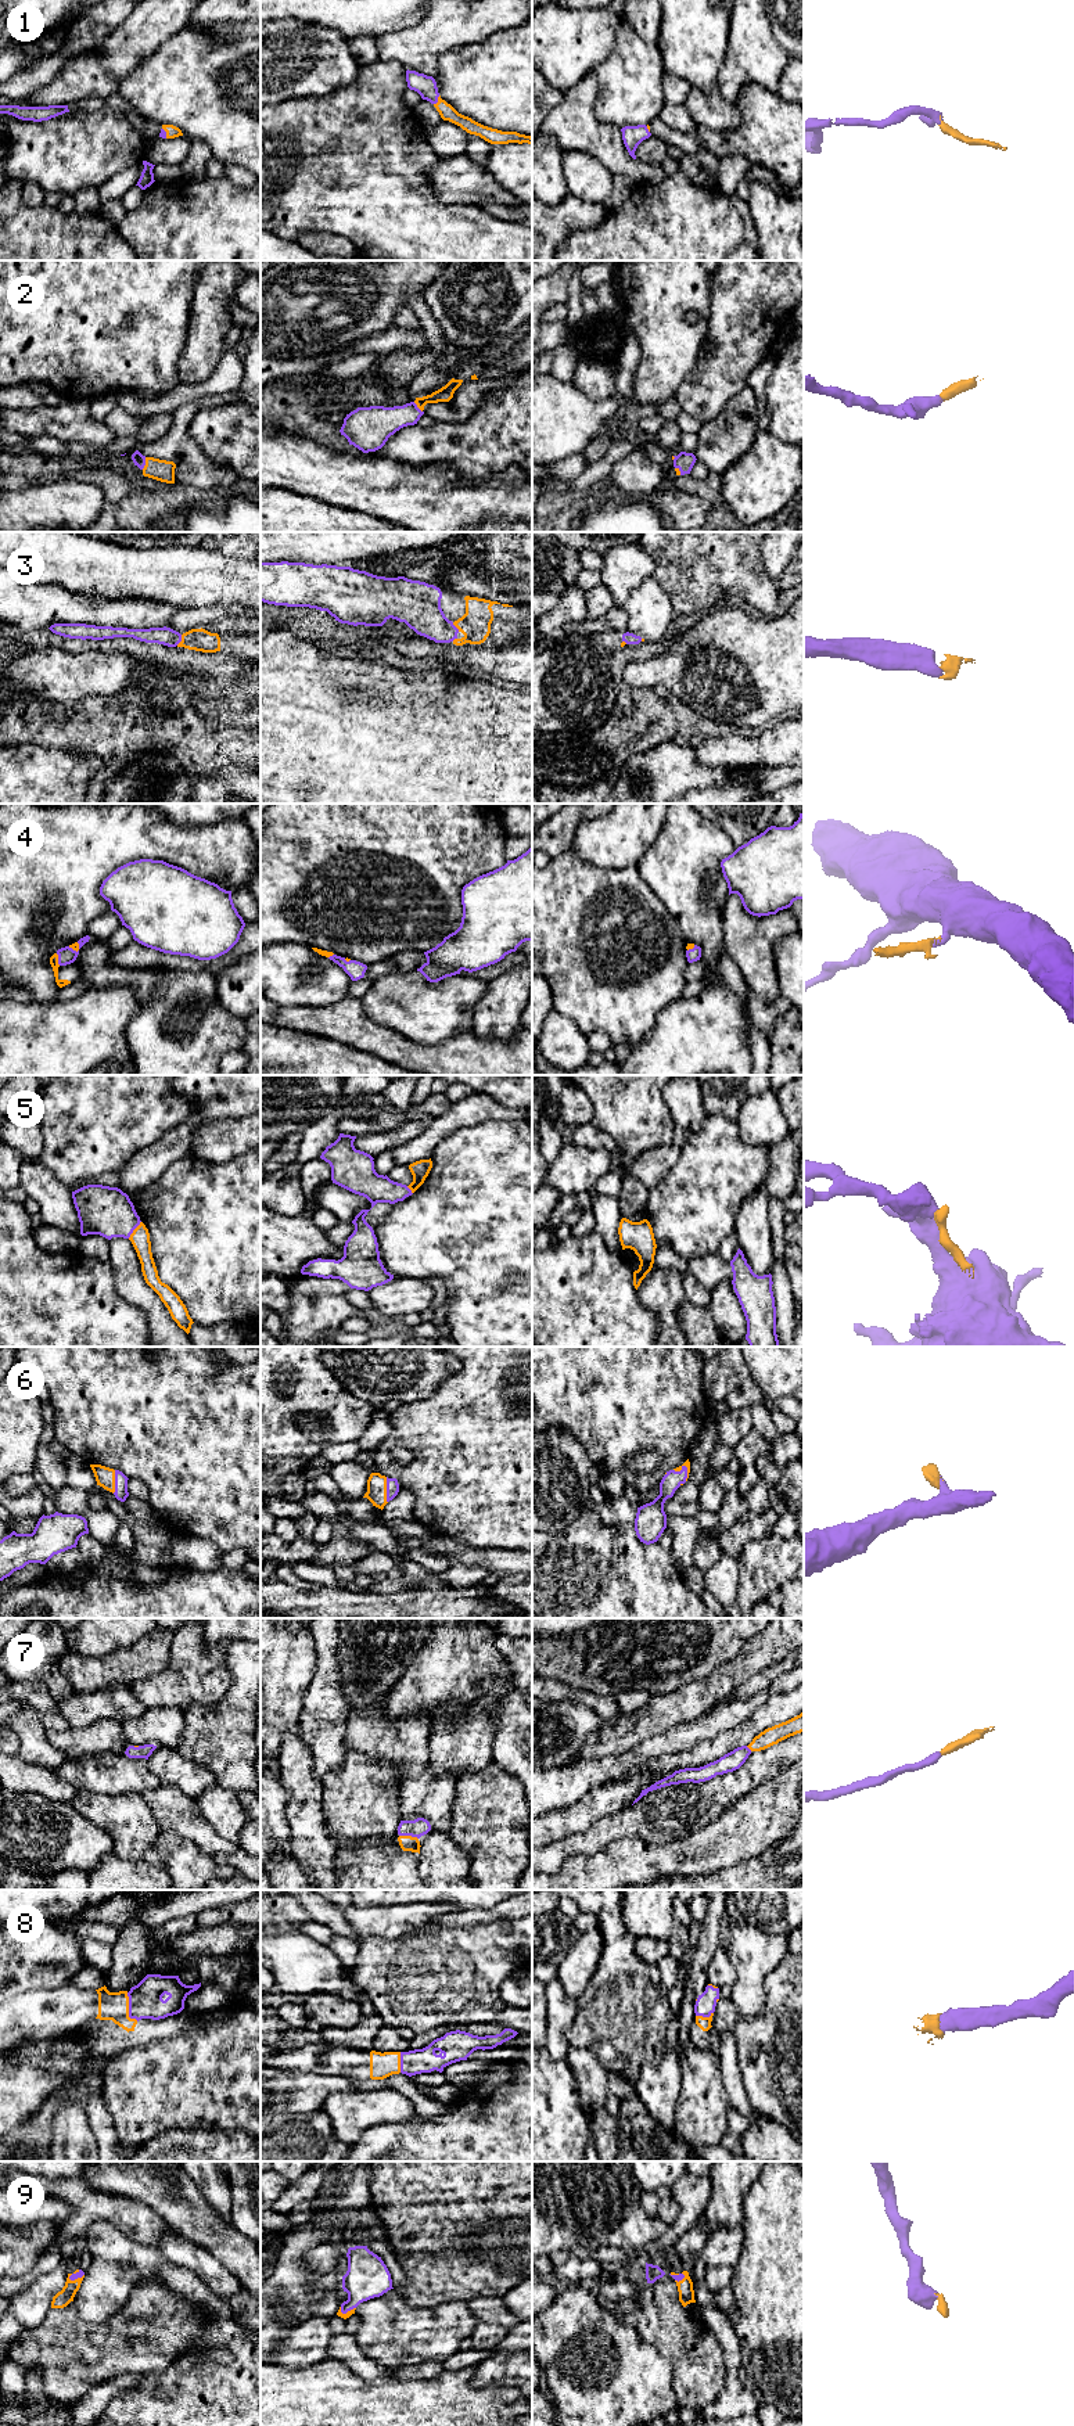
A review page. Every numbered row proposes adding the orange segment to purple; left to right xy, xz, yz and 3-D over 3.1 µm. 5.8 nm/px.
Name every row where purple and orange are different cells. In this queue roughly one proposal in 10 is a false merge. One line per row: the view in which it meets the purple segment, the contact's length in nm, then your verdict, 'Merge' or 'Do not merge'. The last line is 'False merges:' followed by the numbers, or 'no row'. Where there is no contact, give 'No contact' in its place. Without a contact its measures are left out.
1: Touches purple in xz. Shared border 70 nm. Merge
2: Touches purple in xy. Shared border 80 nm. Merge
3: Touches purple in xy. Shared border 70 nm. Merge
4: Touches purple in xy. Shared border 80 nm. Merge
5: Touches purple in xy. Shared border 130 nm. Merge
6: Touches purple in xz. Shared border 150 nm. Merge
7: Touches purple in xz. Shared border 110 nm. Merge
8: Touches purple in xy. Shared border 180 nm. Merge
9: Touches purple in xy. Shared border 100 nm. Merge
False merges: no row

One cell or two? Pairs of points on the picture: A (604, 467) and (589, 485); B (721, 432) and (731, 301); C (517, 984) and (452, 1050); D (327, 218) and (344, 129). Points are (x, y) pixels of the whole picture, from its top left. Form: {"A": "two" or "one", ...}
{"A": "one", "B": "two", "C": "two", "D": "one"}

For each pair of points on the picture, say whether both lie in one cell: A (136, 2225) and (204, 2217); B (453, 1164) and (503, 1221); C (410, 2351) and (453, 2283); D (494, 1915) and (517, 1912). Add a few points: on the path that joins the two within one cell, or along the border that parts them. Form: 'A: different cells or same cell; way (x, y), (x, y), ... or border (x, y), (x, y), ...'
A: different cells; border (137, 2202), (144, 2202), (171, 2227)
B: same cell; way (467, 1178), (496, 1207)
C: different cells; border (466, 2299), (430, 2307), (410, 2307), (408, 2304)
D: same cell; way (499, 1912), (512, 1912)

